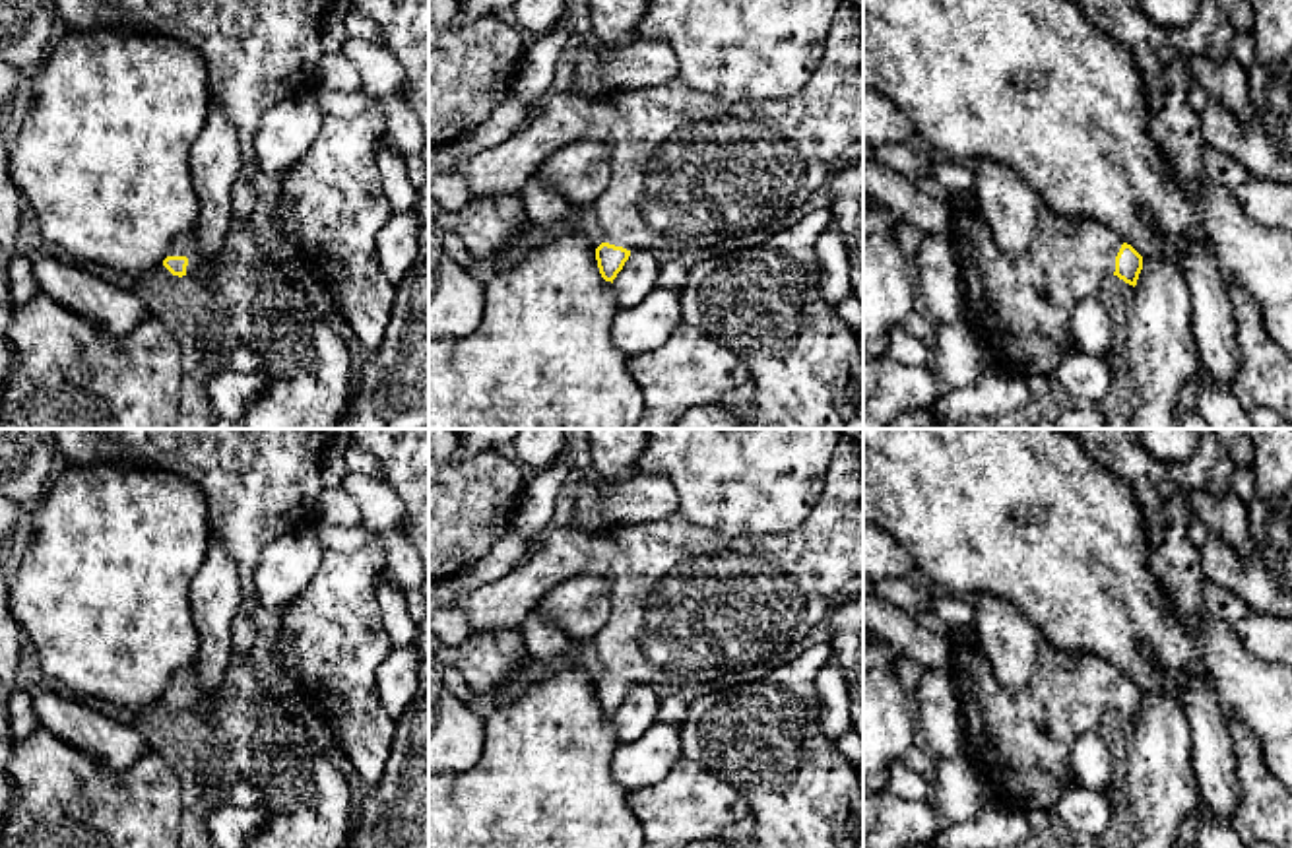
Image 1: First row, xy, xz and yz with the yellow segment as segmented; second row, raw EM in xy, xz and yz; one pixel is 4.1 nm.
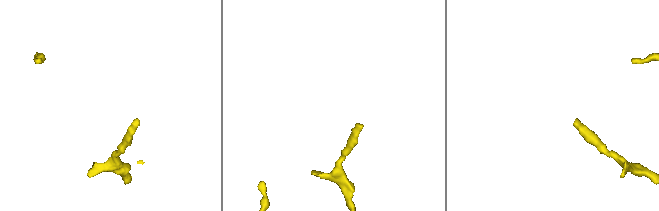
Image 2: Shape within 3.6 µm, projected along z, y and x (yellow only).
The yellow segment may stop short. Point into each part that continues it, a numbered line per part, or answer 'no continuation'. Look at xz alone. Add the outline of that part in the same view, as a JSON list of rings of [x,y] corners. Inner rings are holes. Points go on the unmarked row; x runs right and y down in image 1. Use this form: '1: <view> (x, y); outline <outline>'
1: xz (693, 612); outline [[[840,437],[813,510],[795,532],[786,536],[727,538],[689,522],[679,510],[656,522],[607,524],[598,532],[547,528],[522,565],[466,594],[466,619],[475,631],[518,629],[555,586],[580,574],[611,578],[609,619],[594,636],[603,677],[630,687],[662,687],[685,702],[759,681],[768,671],[790,664],[795,652],[805,650],[807,635],[840,603],[848,580],[854,576],[863,580],[863,450],[856,439]]]

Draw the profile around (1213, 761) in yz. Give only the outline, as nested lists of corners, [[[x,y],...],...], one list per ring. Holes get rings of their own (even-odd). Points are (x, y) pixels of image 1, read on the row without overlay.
[[[1193,677],[1183,689],[1181,708],[1189,726],[1191,772],[1197,778],[1199,801],[1212,815],[1228,817],[1240,799],[1228,722],[1211,685],[1201,677]]]

